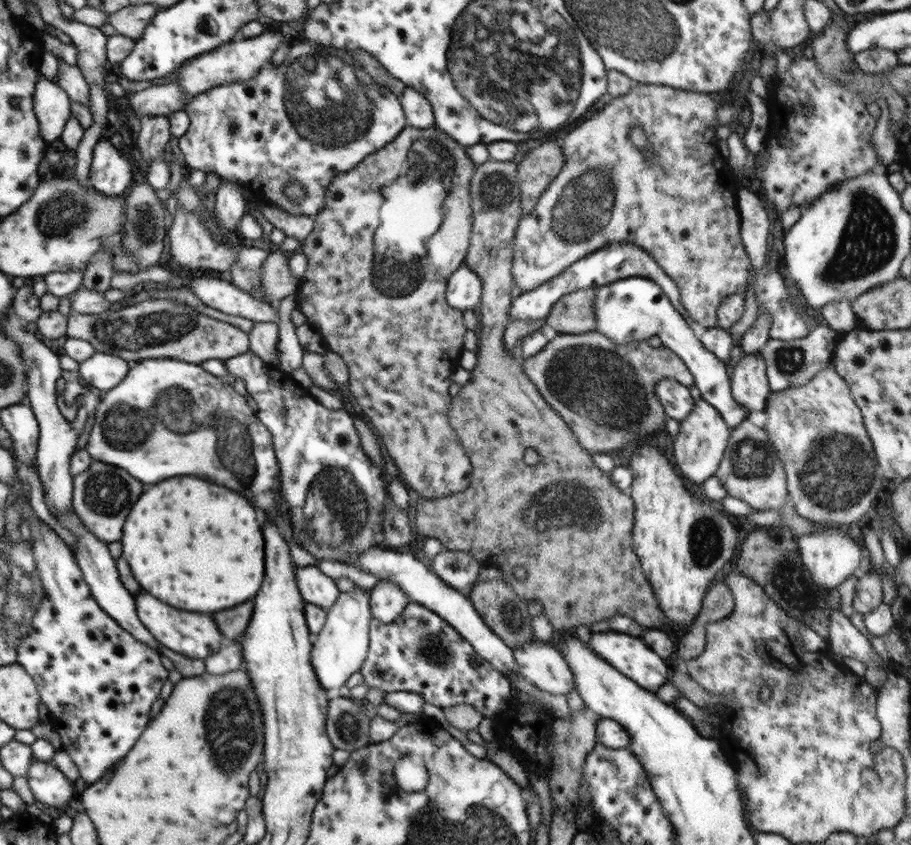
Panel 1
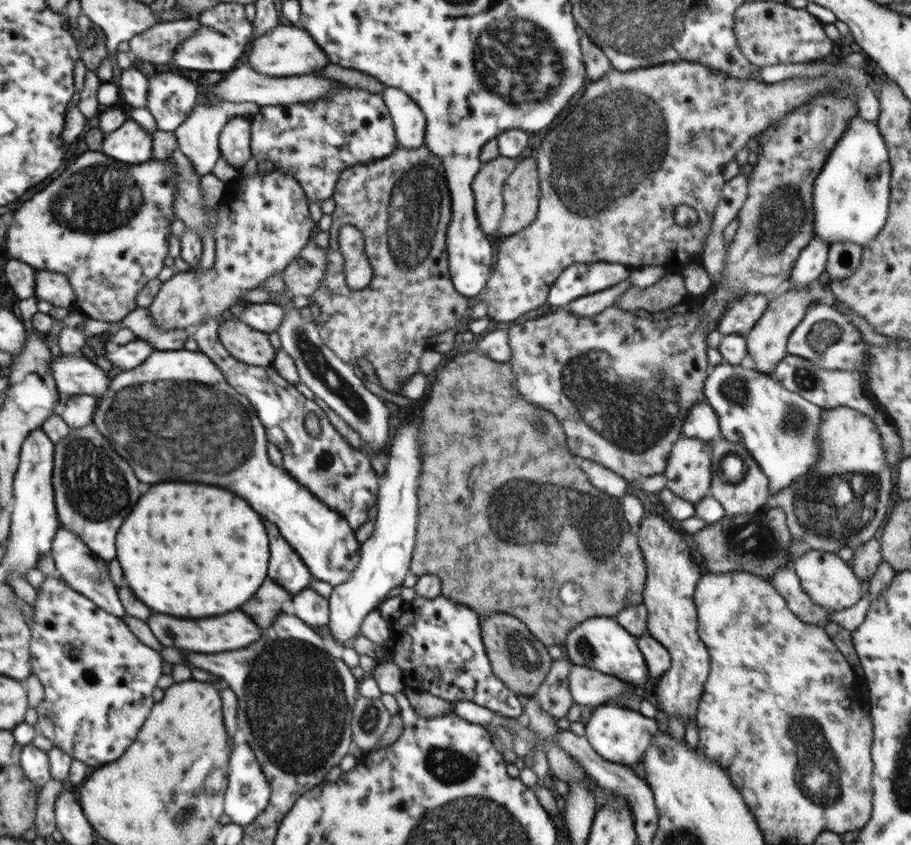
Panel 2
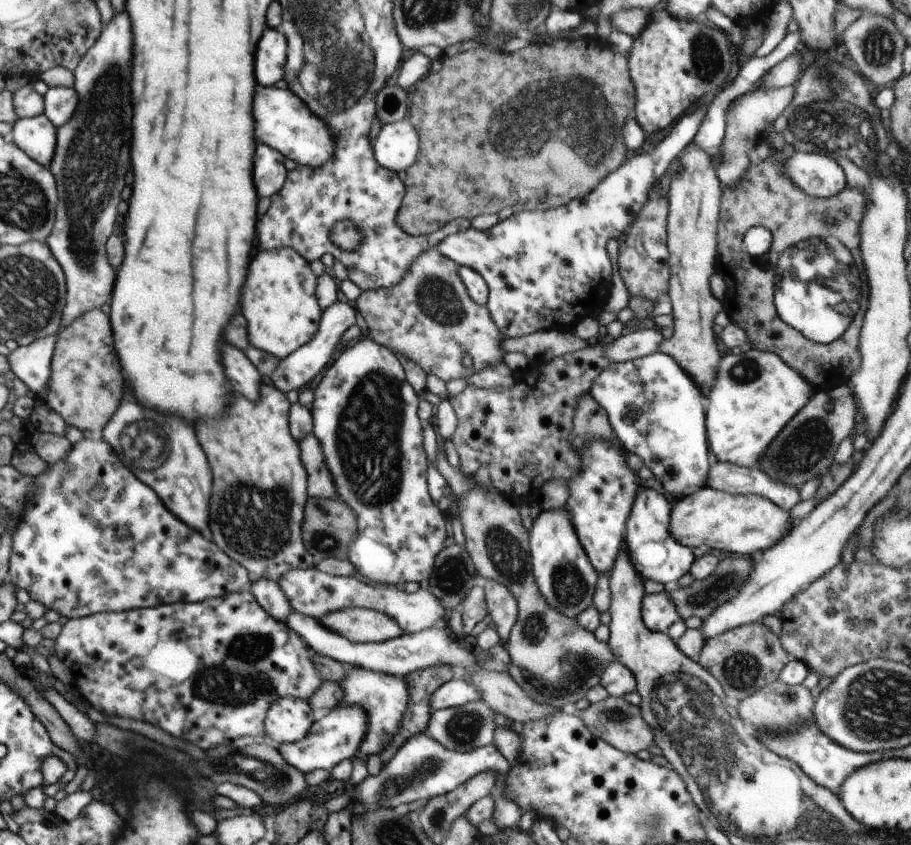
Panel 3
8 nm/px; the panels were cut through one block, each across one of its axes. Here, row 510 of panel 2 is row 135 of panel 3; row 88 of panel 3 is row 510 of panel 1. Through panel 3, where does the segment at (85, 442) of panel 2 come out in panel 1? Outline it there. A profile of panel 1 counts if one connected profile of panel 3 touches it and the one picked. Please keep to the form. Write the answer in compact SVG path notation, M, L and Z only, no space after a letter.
M92 460L90 466L73 478L73 509L86 530L95 534L106 544L120 540L124 520L130 514L132 504L142 494L142 482L132 478L131 474L119 466Z

